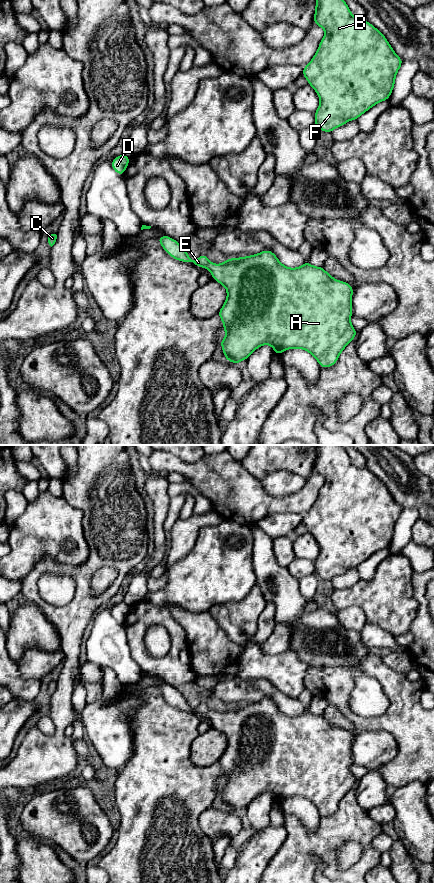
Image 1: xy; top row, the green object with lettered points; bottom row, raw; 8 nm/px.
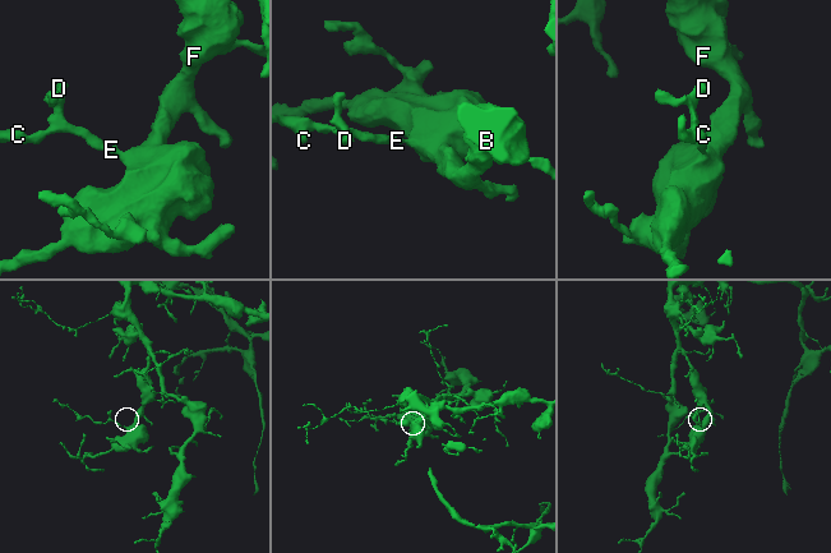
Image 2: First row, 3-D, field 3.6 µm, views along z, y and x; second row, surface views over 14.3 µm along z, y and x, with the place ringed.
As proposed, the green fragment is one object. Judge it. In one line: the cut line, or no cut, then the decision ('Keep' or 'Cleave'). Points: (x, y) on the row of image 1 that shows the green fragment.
No split. Keep

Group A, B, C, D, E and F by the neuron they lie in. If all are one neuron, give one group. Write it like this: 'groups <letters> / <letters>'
groups A B C D E F

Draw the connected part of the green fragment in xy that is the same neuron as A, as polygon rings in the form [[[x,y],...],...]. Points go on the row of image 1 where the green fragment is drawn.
[[[167,235],[157,237],[163,250],[172,258],[189,262],[200,268],[203,266],[212,274],[212,279],[222,284],[227,290],[227,299],[219,310],[218,315],[223,321],[226,336],[219,340],[225,359],[237,364],[247,360],[260,346],[269,344],[275,354],[279,355],[287,350],[300,348],[309,352],[319,363],[321,368],[328,368],[336,364],[340,353],[356,337],[357,331],[352,326],[352,295],[353,287],[344,281],[333,278],[323,267],[315,267],[306,262],[298,268],[284,266],[270,250],[240,258],[229,258],[222,264],[213,264],[206,254],[202,254],[194,261],[186,250]]]

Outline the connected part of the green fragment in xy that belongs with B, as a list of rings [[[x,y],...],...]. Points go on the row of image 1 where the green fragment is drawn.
[[[316,0],[314,25],[325,30],[318,50],[312,60],[303,68],[302,75],[320,98],[315,116],[319,130],[331,133],[350,120],[357,120],[379,102],[388,100],[395,85],[396,74],[403,60],[394,52],[385,36],[367,20],[355,18],[344,0]]]

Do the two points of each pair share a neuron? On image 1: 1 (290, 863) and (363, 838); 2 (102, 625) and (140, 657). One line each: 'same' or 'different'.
1: same
2: different

